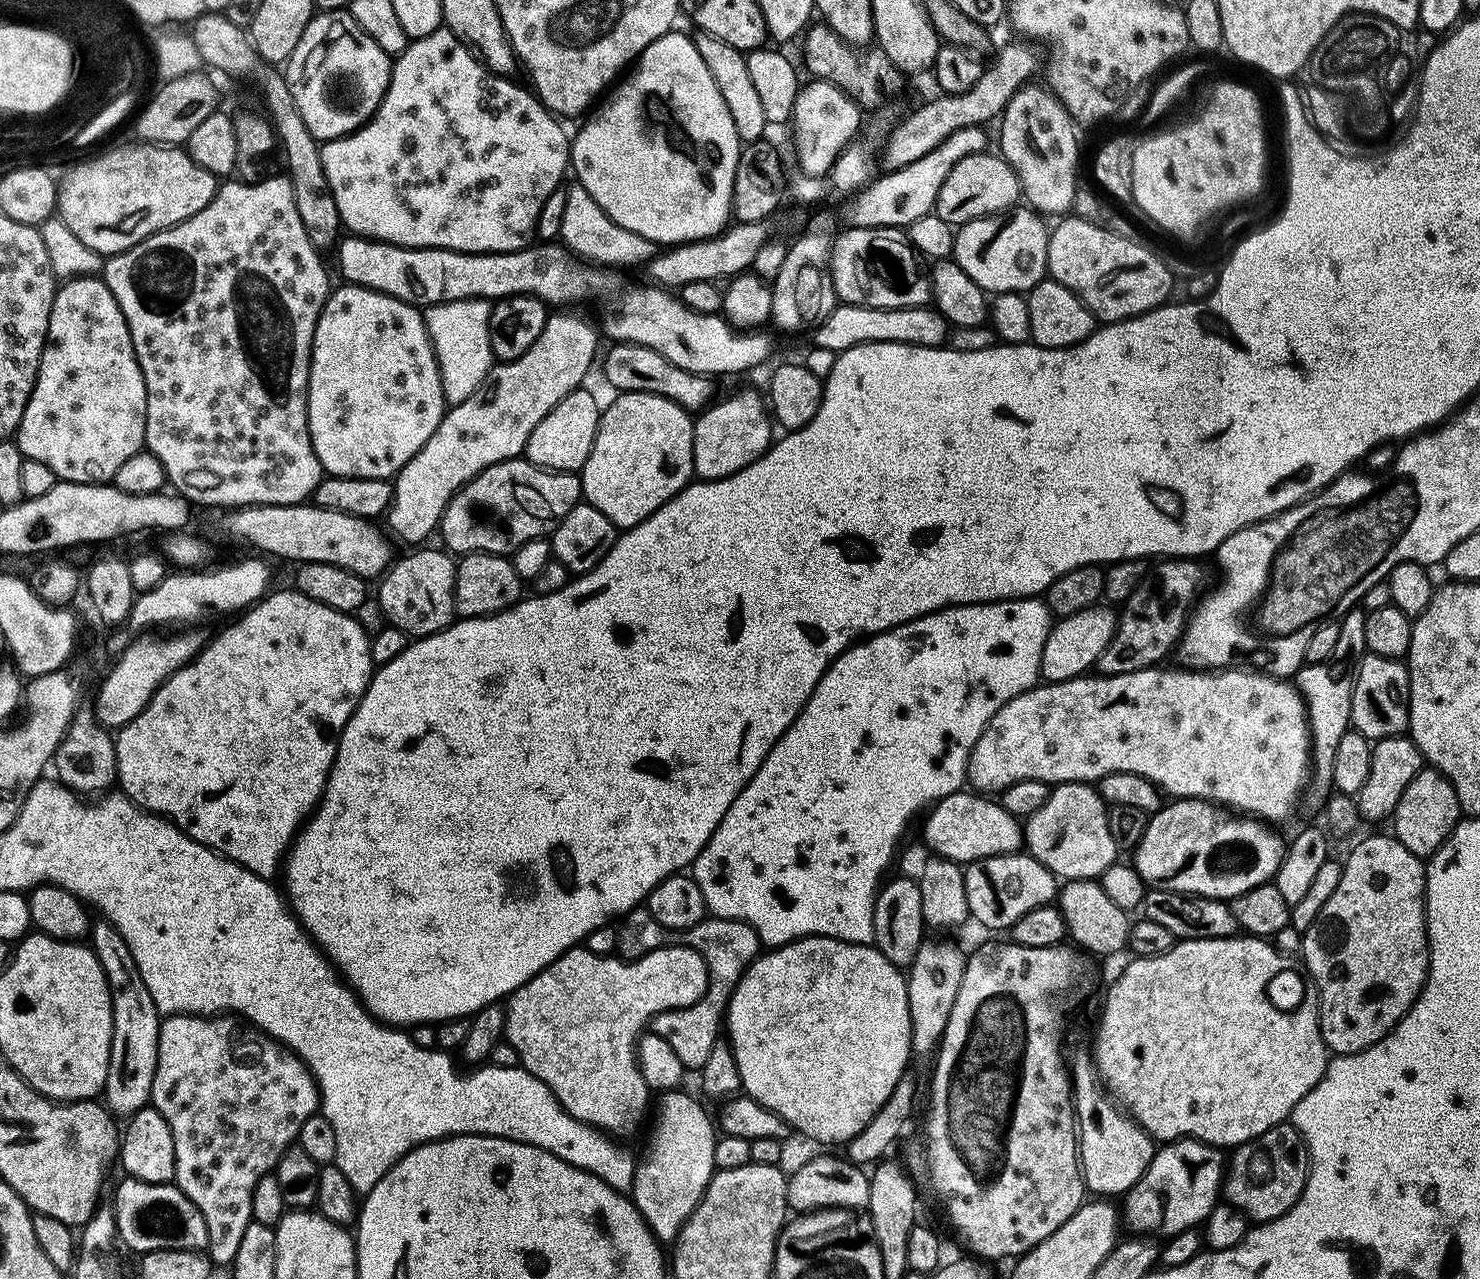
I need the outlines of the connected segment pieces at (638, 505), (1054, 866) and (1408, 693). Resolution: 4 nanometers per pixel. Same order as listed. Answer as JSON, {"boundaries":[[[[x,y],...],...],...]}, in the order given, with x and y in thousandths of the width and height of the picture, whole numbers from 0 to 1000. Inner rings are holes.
{"boundaries":[[[[422,306],[416,310],[414,317],[407,320],[405,335],[401,352],[396,361],[393,375],[395,391],[401,394],[418,414],[430,413],[447,396],[452,394],[466,378],[468,378],[469,367],[469,328],[465,320],[458,317],[449,310]]],[[[717,613],[710,617],[710,622],[700,636],[693,641],[693,663],[696,668],[703,675],[707,680],[711,682],[711,686],[717,689],[725,688],[743,689],[750,677],[755,675],[755,664],[753,658],[753,652],[750,652],[749,642],[749,629],[746,629],[743,622],[741,622],[741,617],[736,613]]],[[[926,511],[922,514],[918,517],[919,523],[917,522],[915,525],[913,568],[926,580],[948,576],[952,572],[951,553],[954,550],[954,530],[951,518]]]]}

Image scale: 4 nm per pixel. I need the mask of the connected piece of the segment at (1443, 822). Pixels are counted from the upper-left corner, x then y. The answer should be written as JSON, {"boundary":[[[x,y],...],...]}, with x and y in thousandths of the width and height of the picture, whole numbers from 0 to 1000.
{"boundary":[[[965,599],[957,605],[955,611],[953,611],[950,621],[947,621],[947,627],[945,627],[942,653],[947,658],[947,661],[950,661],[950,665],[953,665],[953,668],[967,671],[981,654],[981,650],[986,645],[987,640],[986,628],[982,615],[974,604]]]}

